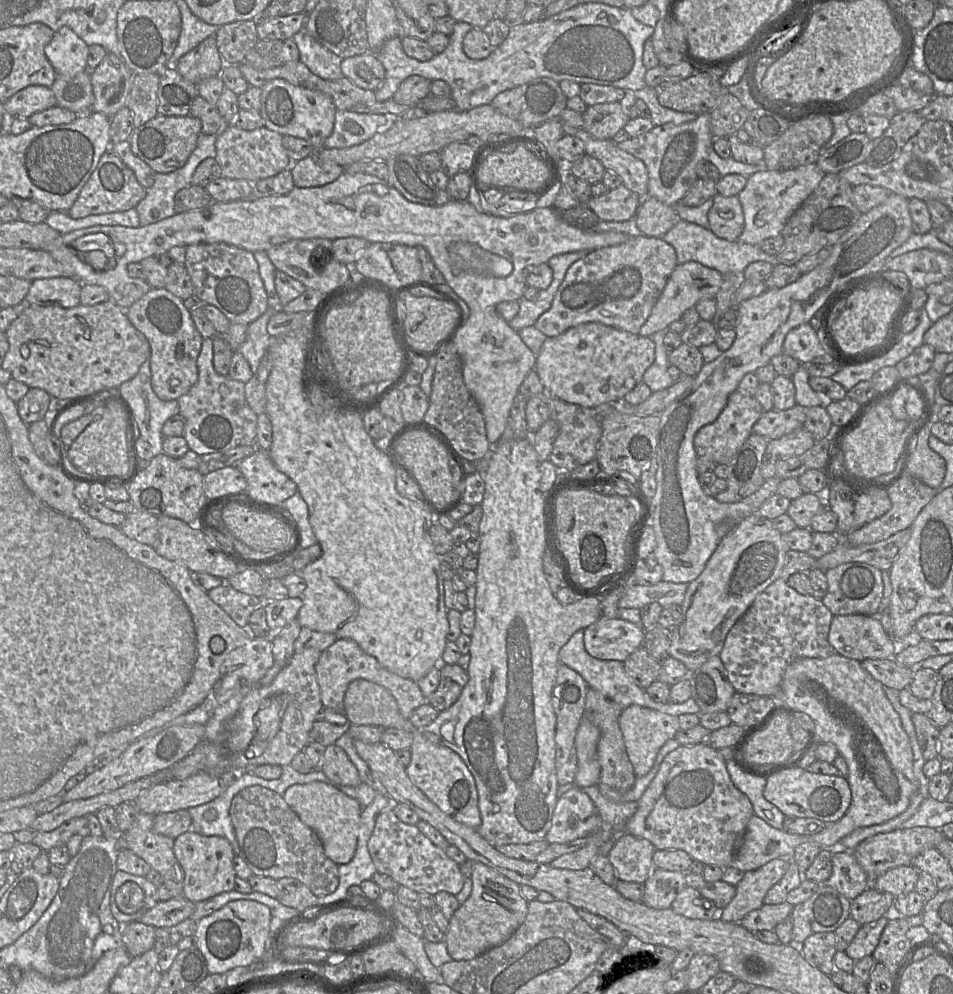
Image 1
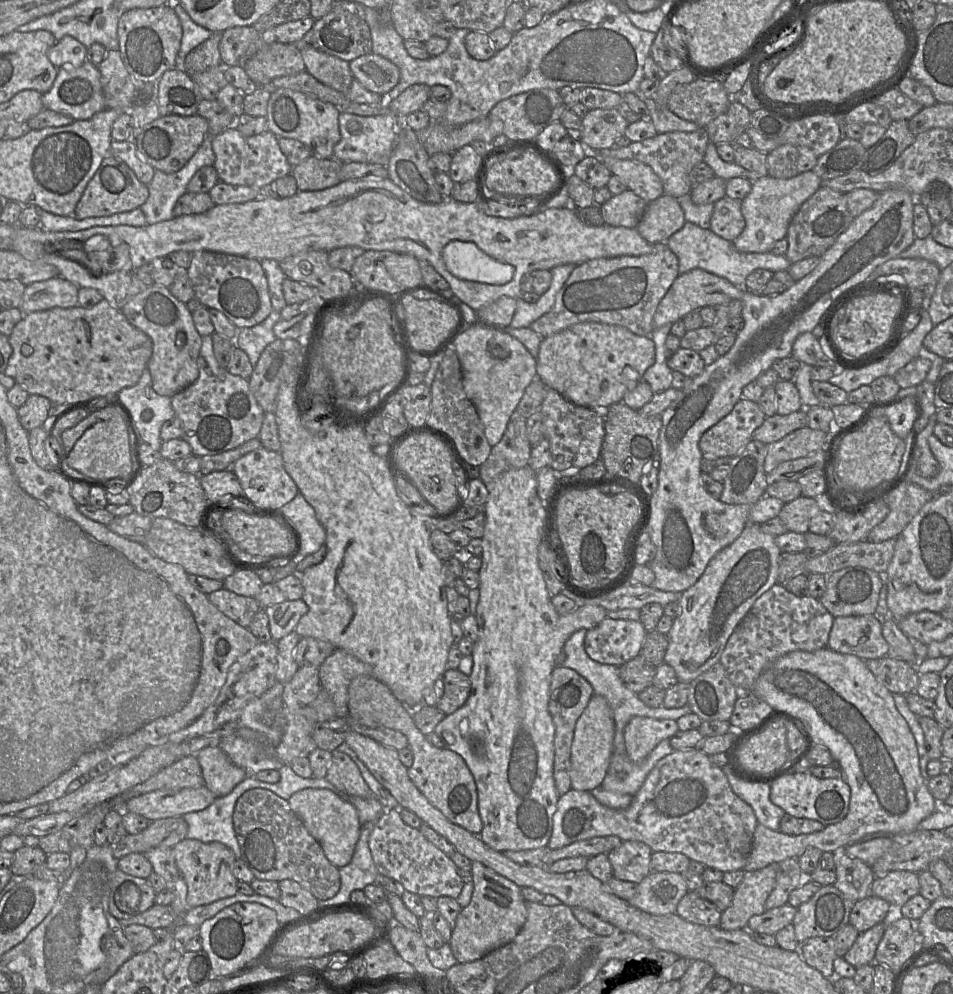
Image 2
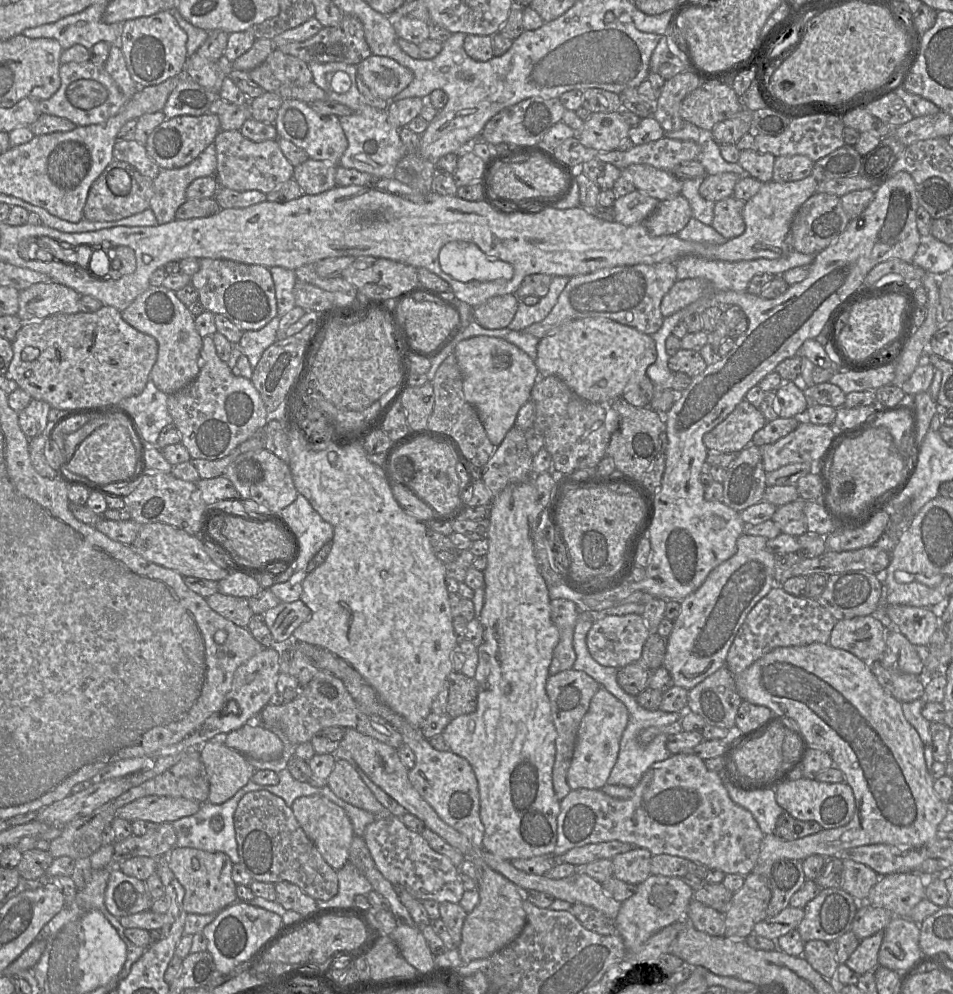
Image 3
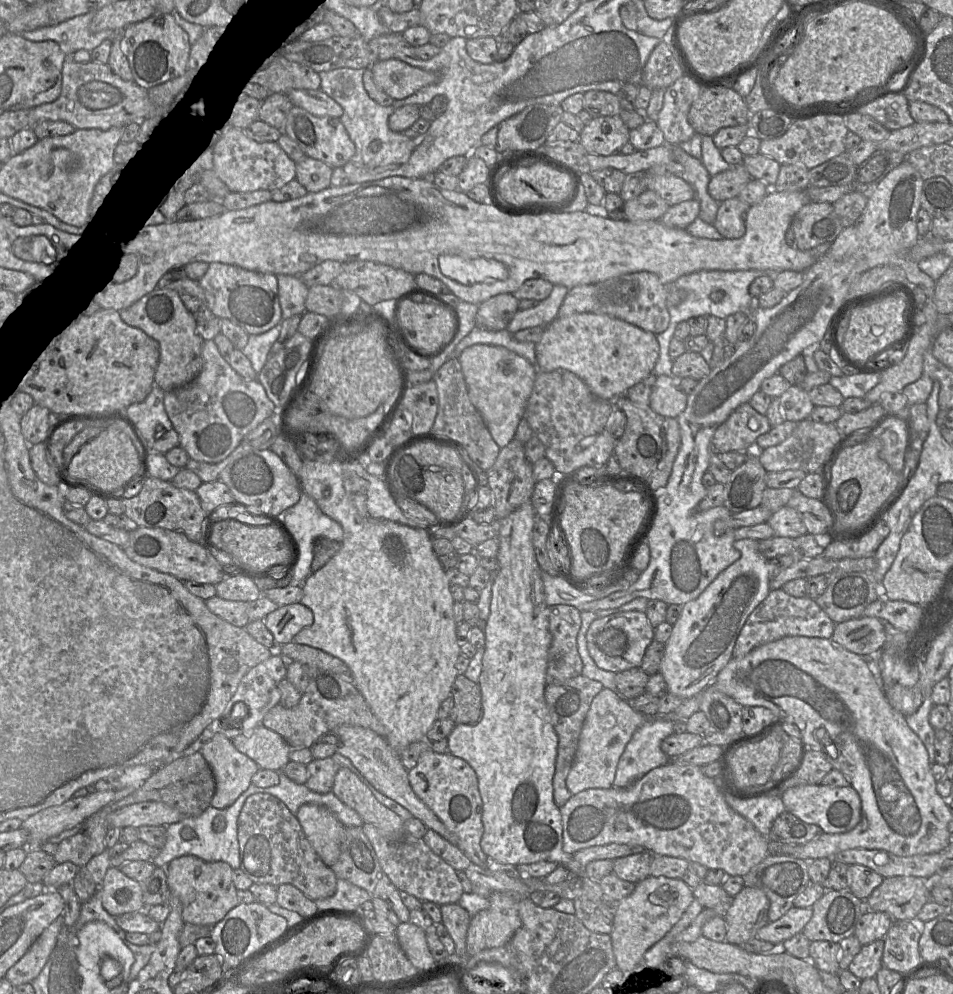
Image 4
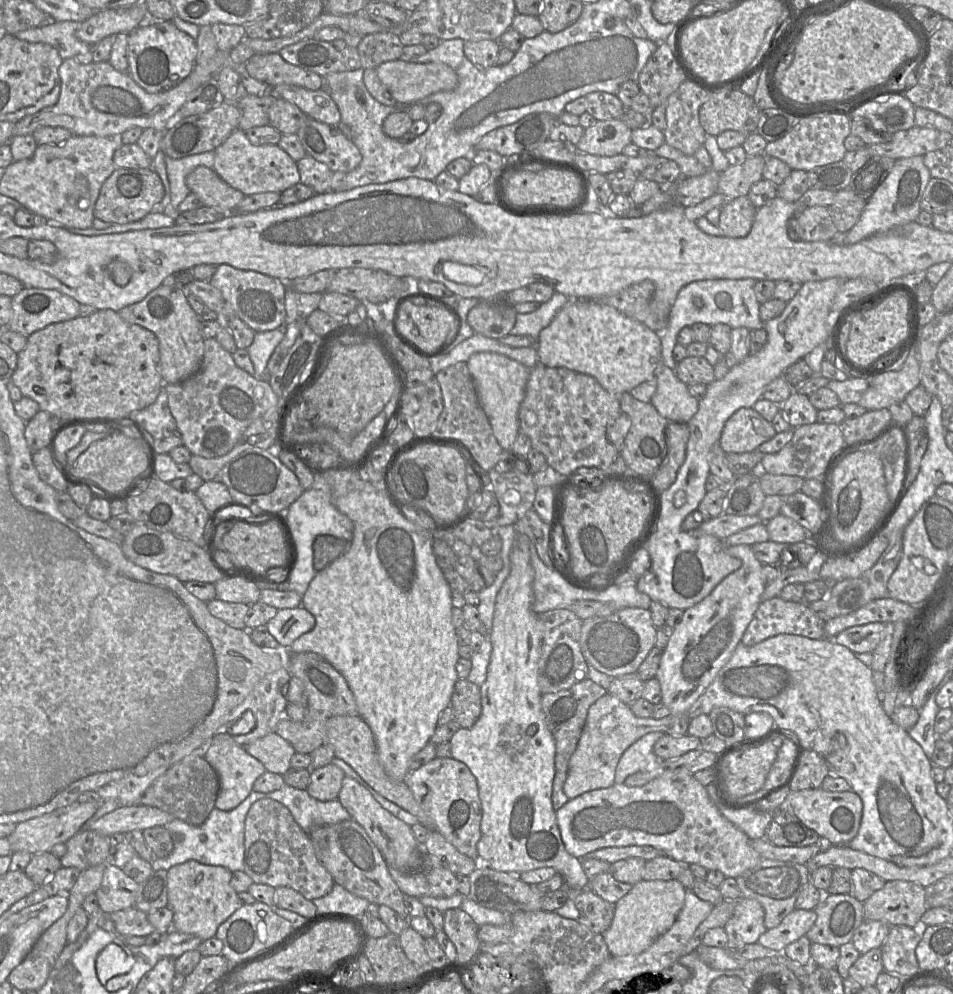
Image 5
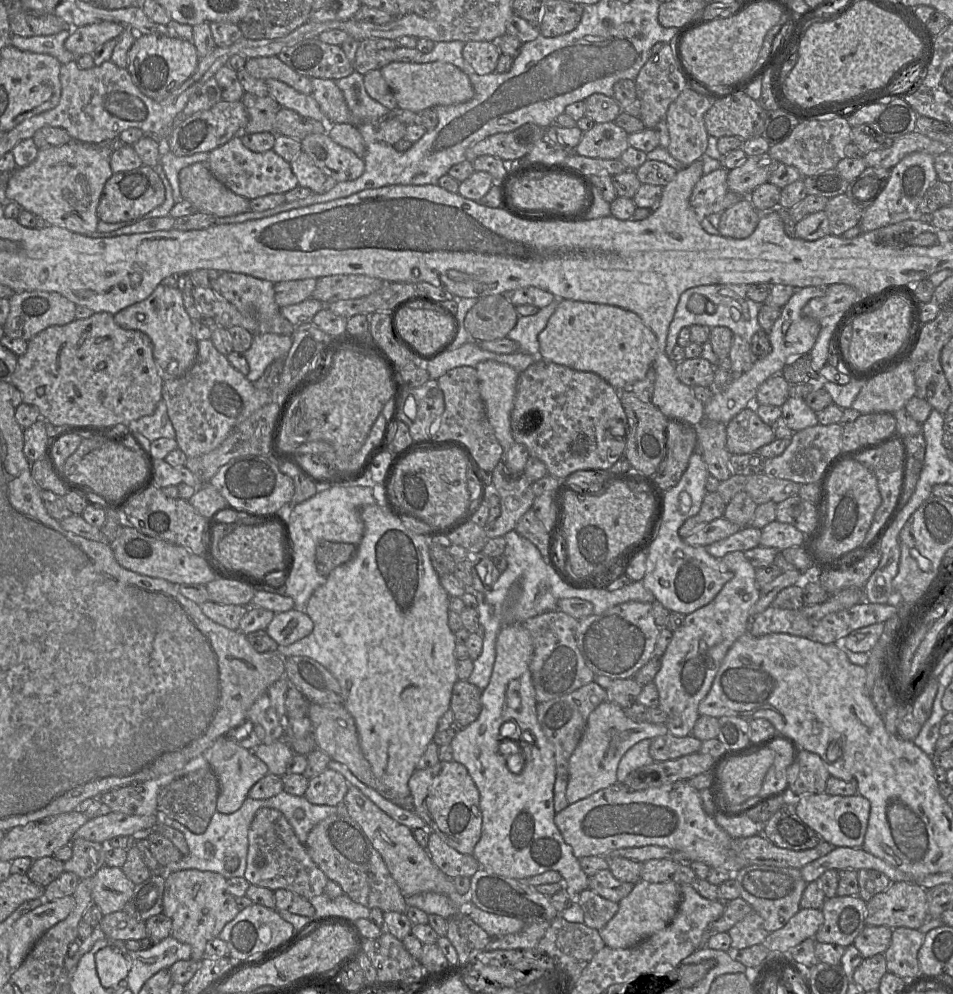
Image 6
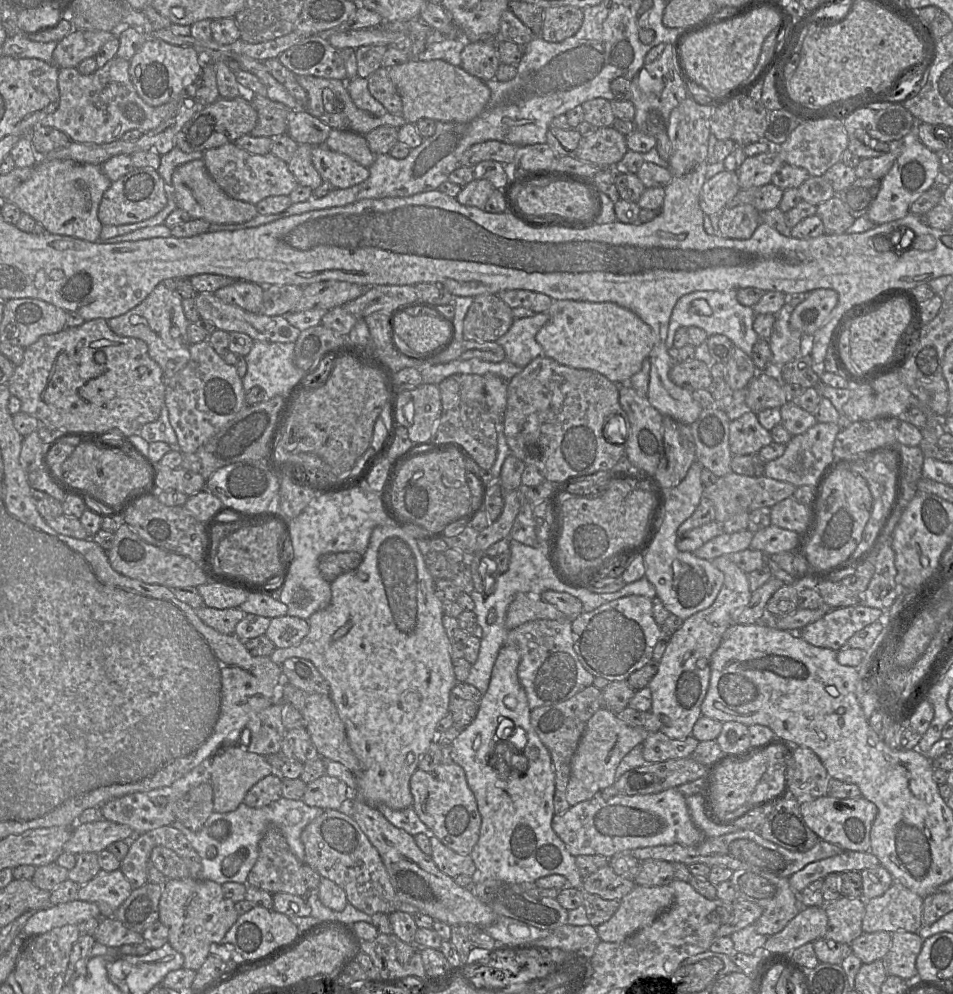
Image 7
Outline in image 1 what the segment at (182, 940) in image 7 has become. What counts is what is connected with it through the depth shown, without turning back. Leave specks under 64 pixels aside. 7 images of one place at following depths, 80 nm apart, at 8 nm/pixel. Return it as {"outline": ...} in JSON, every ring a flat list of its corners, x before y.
{"outline":[[188,831,174,839,173,852,184,873,183,896,197,903,234,890,235,857,229,841,220,836,202,836]]}

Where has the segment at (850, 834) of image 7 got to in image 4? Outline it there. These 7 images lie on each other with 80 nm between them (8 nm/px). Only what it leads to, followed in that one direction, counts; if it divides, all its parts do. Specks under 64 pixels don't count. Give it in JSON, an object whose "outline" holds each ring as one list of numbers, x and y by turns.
{"outline":[[799,784,785,790,780,797,786,811,806,823,818,825,826,833,848,832,861,819,861,799,851,785,836,787,823,784]]}

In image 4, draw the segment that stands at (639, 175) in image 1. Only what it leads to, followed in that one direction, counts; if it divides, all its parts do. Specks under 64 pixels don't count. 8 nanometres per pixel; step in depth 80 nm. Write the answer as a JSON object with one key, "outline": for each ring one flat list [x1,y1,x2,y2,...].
{"outline":[[642,173,647,190,656,192,669,206,695,198,694,189,683,178,674,175]]}

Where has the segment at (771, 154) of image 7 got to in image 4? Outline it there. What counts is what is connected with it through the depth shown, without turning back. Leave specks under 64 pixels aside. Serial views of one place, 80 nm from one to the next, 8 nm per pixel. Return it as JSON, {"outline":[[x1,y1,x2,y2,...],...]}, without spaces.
{"outline":[[743,164,712,176,708,184,708,193,717,202,738,197,746,184,753,179]]}

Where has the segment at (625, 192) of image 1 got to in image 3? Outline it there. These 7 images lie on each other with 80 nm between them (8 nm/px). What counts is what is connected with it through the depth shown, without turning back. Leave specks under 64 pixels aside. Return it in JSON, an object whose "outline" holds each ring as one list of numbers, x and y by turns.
{"outline":[[638,190,618,197,612,206,615,222,625,226,644,223,659,203,659,200]]}

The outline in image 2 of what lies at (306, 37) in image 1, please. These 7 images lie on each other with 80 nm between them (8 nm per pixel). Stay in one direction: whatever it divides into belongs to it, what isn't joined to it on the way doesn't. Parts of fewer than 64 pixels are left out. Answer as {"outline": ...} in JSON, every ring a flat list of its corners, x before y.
{"outline":[[313,47,300,50,306,71,324,85,347,93,353,81,349,62,319,51]]}

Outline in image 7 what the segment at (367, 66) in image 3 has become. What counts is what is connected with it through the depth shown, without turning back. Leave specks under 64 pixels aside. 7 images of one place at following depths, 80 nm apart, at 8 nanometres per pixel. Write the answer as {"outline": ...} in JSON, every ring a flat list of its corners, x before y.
{"outline":[[441,60,410,61,387,68,388,76,402,100,402,116,406,123,421,119,437,122,467,123,477,118,487,107,490,89,484,81,469,74,461,66]]}

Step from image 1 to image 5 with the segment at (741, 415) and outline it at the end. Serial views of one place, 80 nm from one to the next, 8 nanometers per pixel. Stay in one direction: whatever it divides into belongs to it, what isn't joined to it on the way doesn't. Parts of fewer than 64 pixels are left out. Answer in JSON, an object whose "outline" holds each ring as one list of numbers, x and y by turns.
{"outline":[[751,407,735,411,726,421,719,438,725,453,756,451,776,434,771,422,764,419]]}

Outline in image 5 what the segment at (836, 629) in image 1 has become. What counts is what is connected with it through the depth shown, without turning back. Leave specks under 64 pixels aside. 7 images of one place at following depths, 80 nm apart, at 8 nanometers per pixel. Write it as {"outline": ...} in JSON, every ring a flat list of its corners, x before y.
{"outline":[[873,622,865,625,852,626,833,638,833,640,850,649,854,654,873,652,879,644,885,623]]}

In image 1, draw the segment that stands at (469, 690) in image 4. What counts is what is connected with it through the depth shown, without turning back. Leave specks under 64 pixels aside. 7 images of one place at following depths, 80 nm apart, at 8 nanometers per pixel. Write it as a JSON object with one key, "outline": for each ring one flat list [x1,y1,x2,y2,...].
{"outline":[[458,663,440,664,438,687,427,702,439,712,448,709,456,702,467,681,467,671]]}

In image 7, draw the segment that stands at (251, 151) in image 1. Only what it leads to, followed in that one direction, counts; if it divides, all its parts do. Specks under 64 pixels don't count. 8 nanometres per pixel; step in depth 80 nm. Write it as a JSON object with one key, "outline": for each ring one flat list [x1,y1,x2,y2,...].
{"outline":[[234,142,204,151,203,160,210,176,230,197,254,205,269,196,289,195,299,185,287,162,271,152,252,154]]}

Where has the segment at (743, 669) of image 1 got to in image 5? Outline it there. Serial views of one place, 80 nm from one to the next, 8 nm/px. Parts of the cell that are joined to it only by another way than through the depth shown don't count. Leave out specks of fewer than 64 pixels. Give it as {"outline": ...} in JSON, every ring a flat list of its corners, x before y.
{"outline":[[778,596,760,602,741,643,752,646,779,634,823,639,824,623,806,602,786,601]]}

